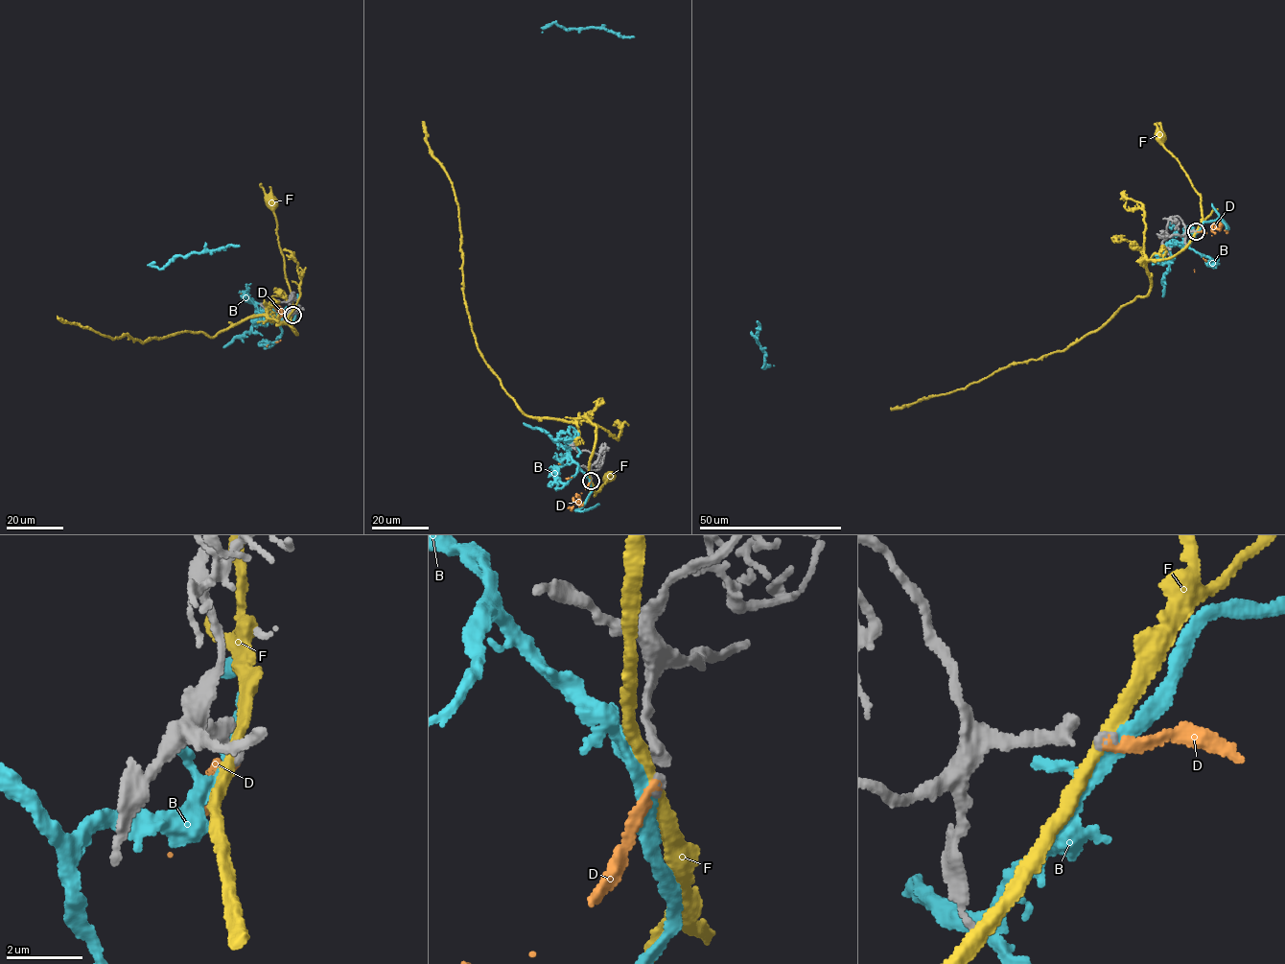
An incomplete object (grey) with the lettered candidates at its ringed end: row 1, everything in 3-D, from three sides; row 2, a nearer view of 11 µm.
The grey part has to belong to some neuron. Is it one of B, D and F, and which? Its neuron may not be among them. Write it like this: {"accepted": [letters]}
{"accepted": ["D"]}

